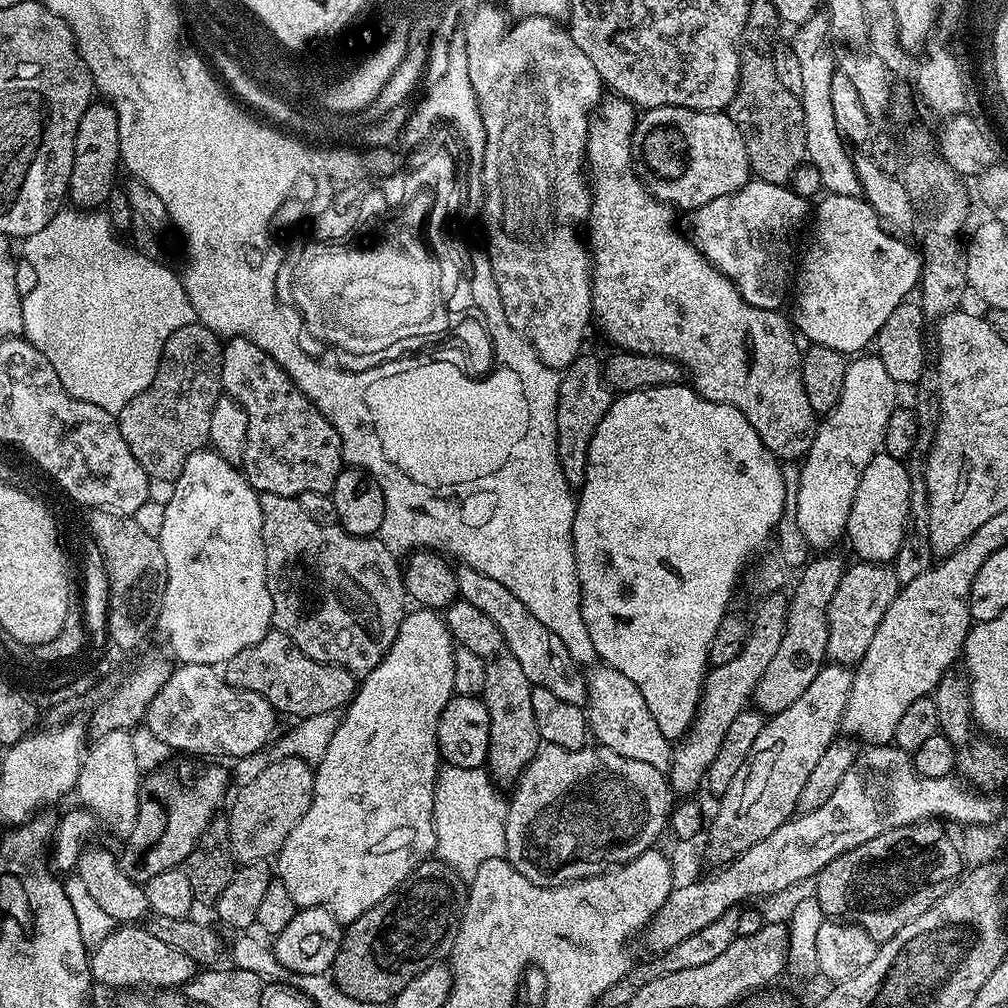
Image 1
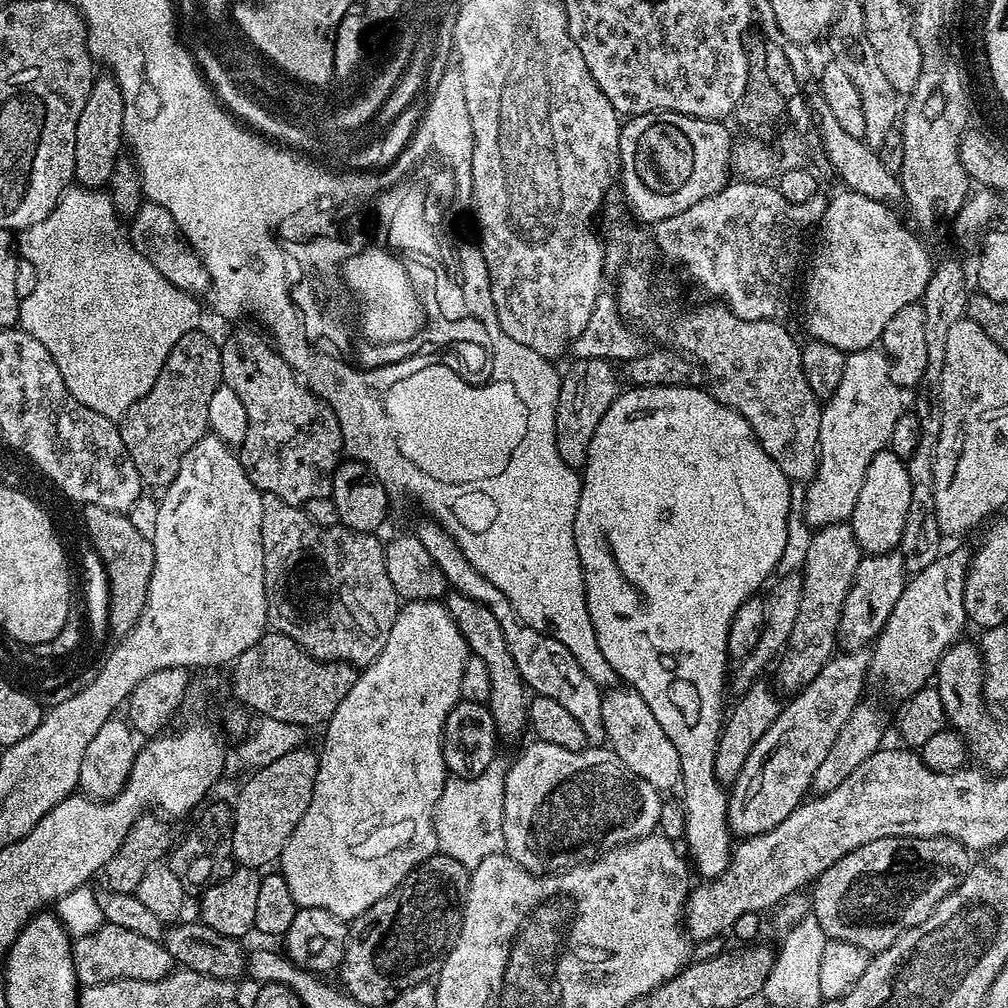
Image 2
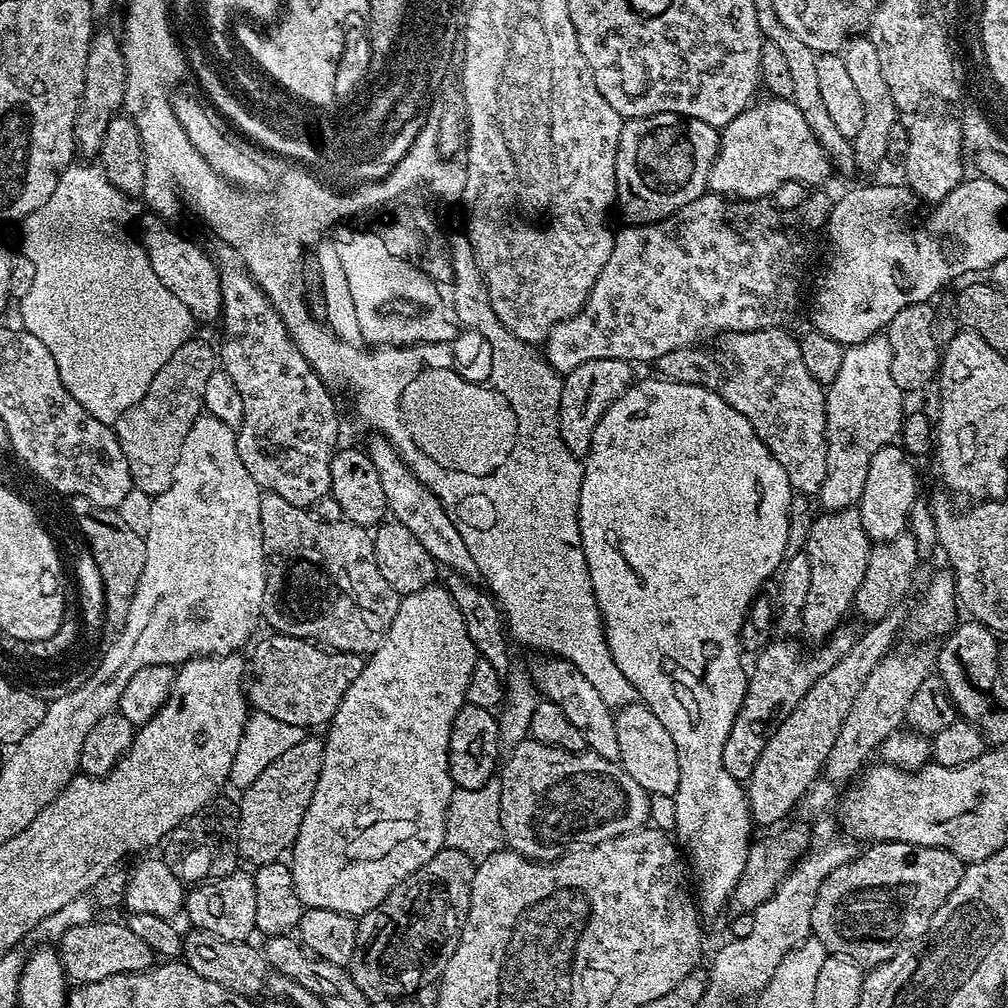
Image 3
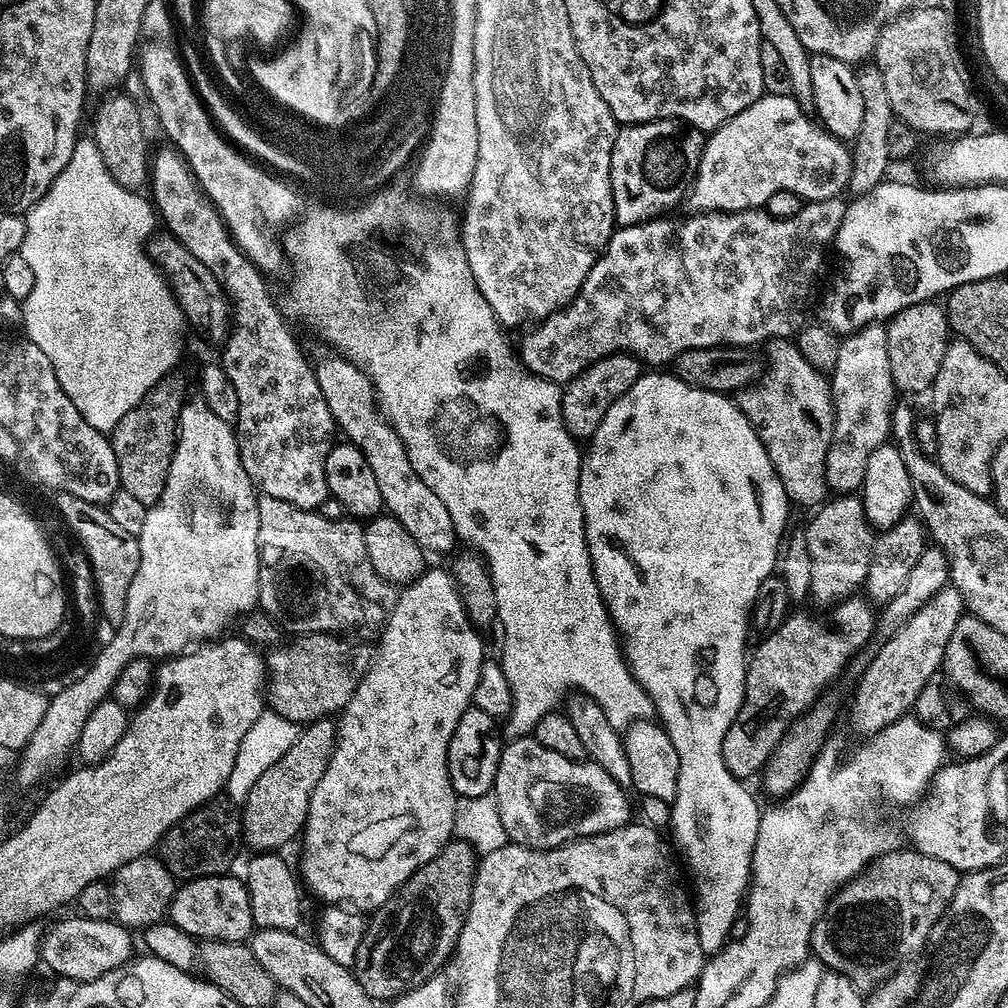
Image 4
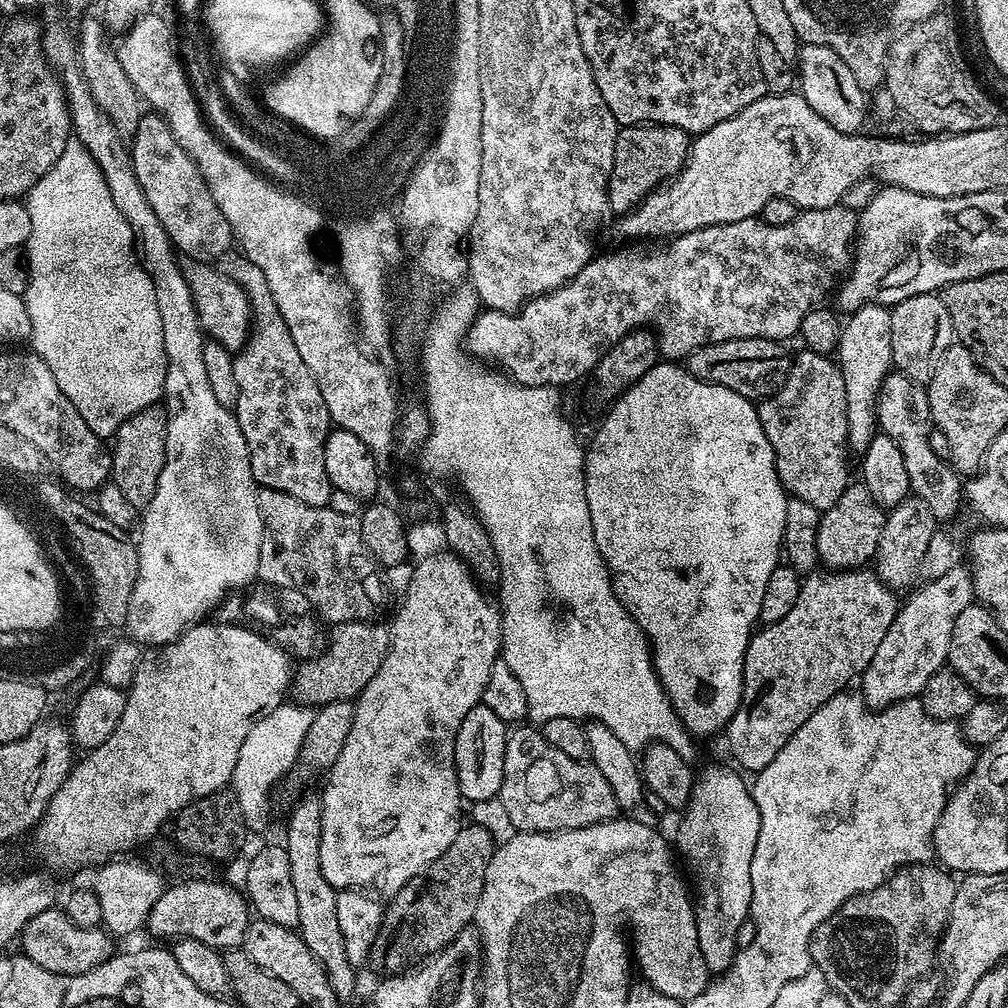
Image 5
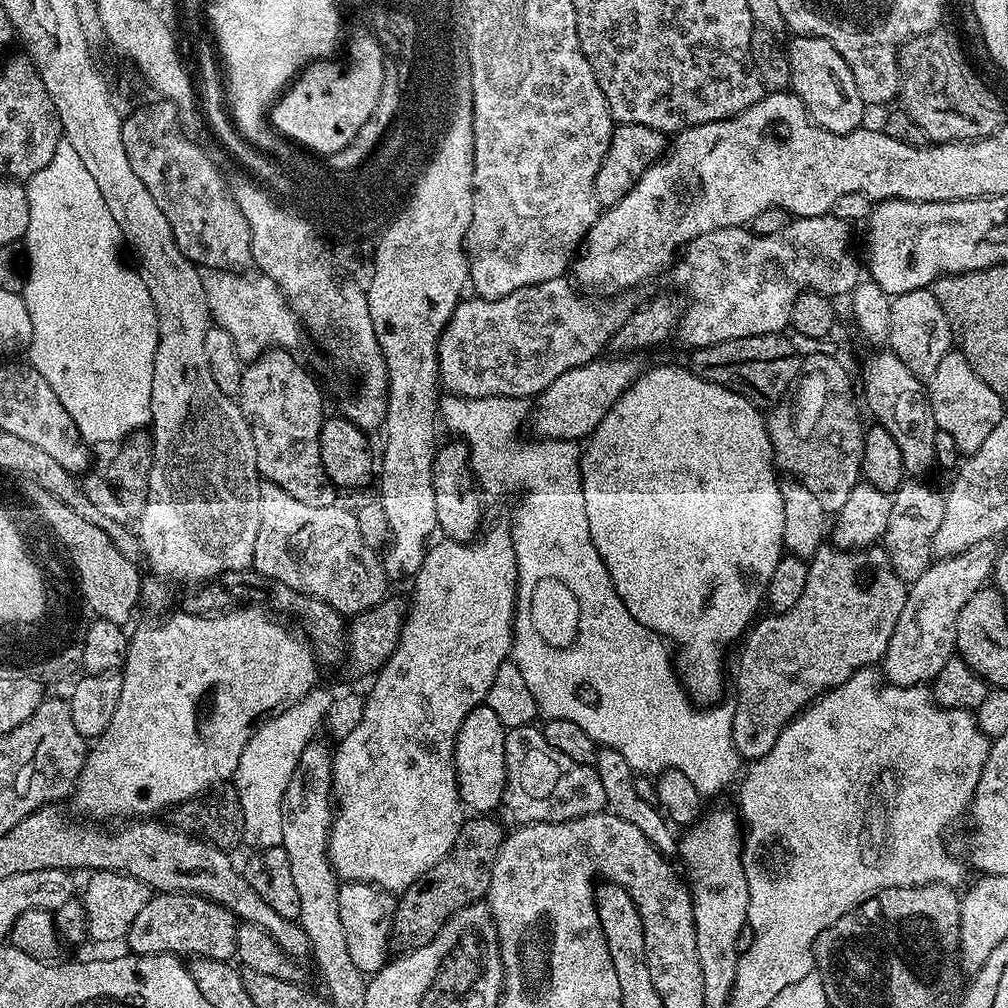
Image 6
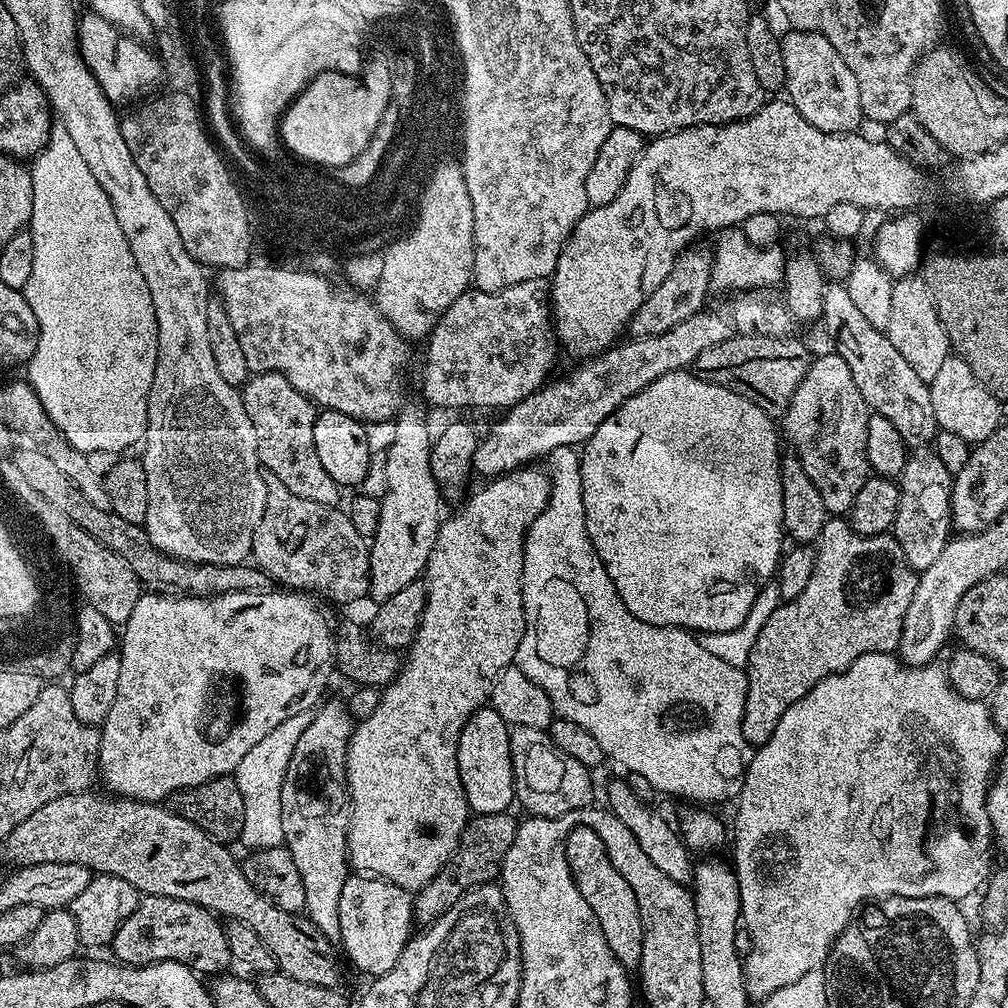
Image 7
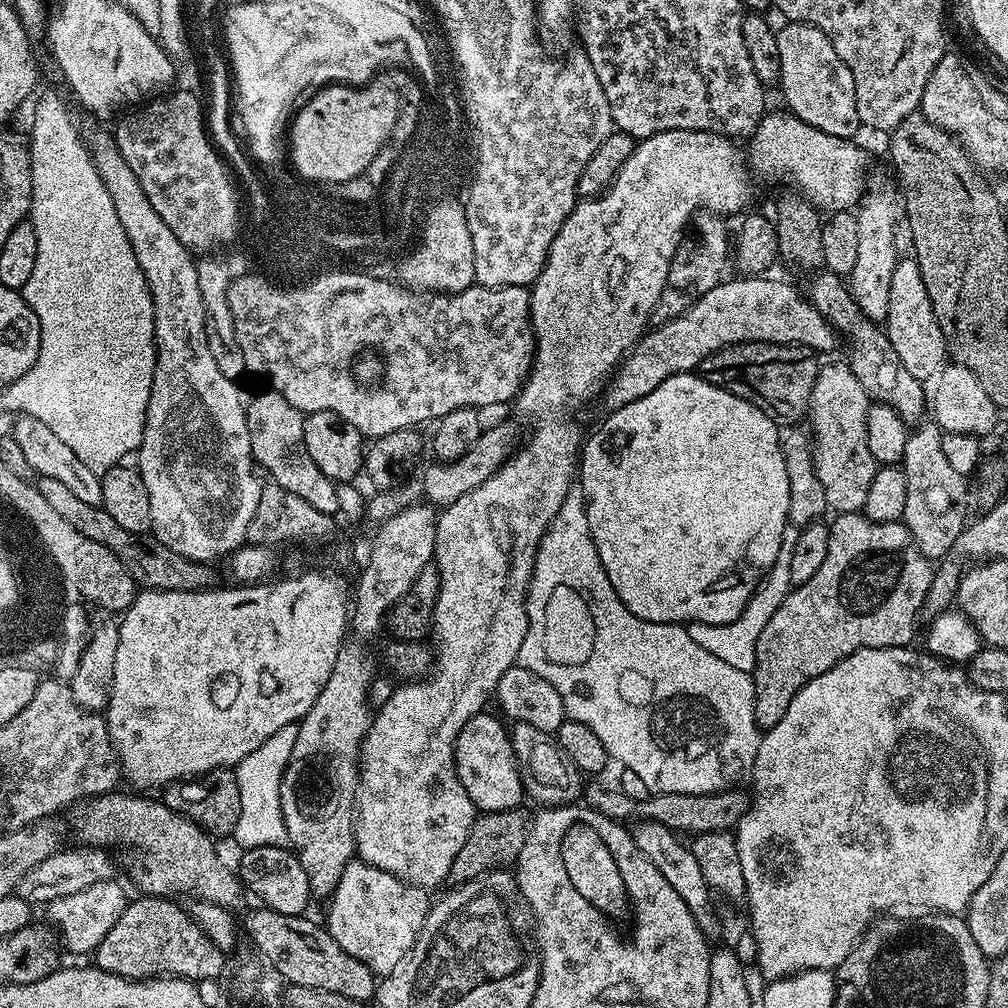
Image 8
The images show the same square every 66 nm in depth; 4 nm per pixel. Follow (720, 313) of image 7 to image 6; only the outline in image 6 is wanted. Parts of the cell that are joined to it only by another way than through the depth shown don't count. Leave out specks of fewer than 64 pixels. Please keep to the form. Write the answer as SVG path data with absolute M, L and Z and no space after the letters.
M616 354L613 360L597 358L566 374L558 374L555 382L550 382L546 390L535 397L530 412L530 428L537 437L546 440L587 441L606 414L622 398L622 394L642 375L642 367L635 355Z

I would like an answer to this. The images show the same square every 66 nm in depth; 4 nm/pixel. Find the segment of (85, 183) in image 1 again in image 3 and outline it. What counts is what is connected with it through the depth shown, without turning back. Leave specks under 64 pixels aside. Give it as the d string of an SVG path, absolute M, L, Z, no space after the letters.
M97 31L93 35L91 44L88 45L86 82L80 99L80 109L74 122L76 147L81 157L92 158L99 153L106 138L106 126L123 109L127 89L128 75L121 37L117 33L115 36L112 32Z

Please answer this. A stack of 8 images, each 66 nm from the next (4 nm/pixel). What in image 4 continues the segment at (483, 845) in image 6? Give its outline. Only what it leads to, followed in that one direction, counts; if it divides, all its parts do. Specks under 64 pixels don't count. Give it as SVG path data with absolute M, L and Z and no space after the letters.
M453 838L447 846L426 866L422 866L393 894L388 901L375 909L367 921L364 937L354 965L356 981L378 1002L390 1002L410 988L417 988L422 982L437 975L447 960L453 959L456 943L464 925L474 890L478 853L466 841Z

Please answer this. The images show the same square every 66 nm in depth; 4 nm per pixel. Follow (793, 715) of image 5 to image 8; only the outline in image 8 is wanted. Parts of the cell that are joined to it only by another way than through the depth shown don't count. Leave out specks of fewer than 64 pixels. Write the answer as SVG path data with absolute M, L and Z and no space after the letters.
M842 512L831 518L822 567L810 582L793 587L758 638L756 669L751 673L756 691L754 718L762 730L777 724L806 682L850 654L863 648L911 645L916 619L928 598L933 561L920 553L901 521L874 522L860 512Z

